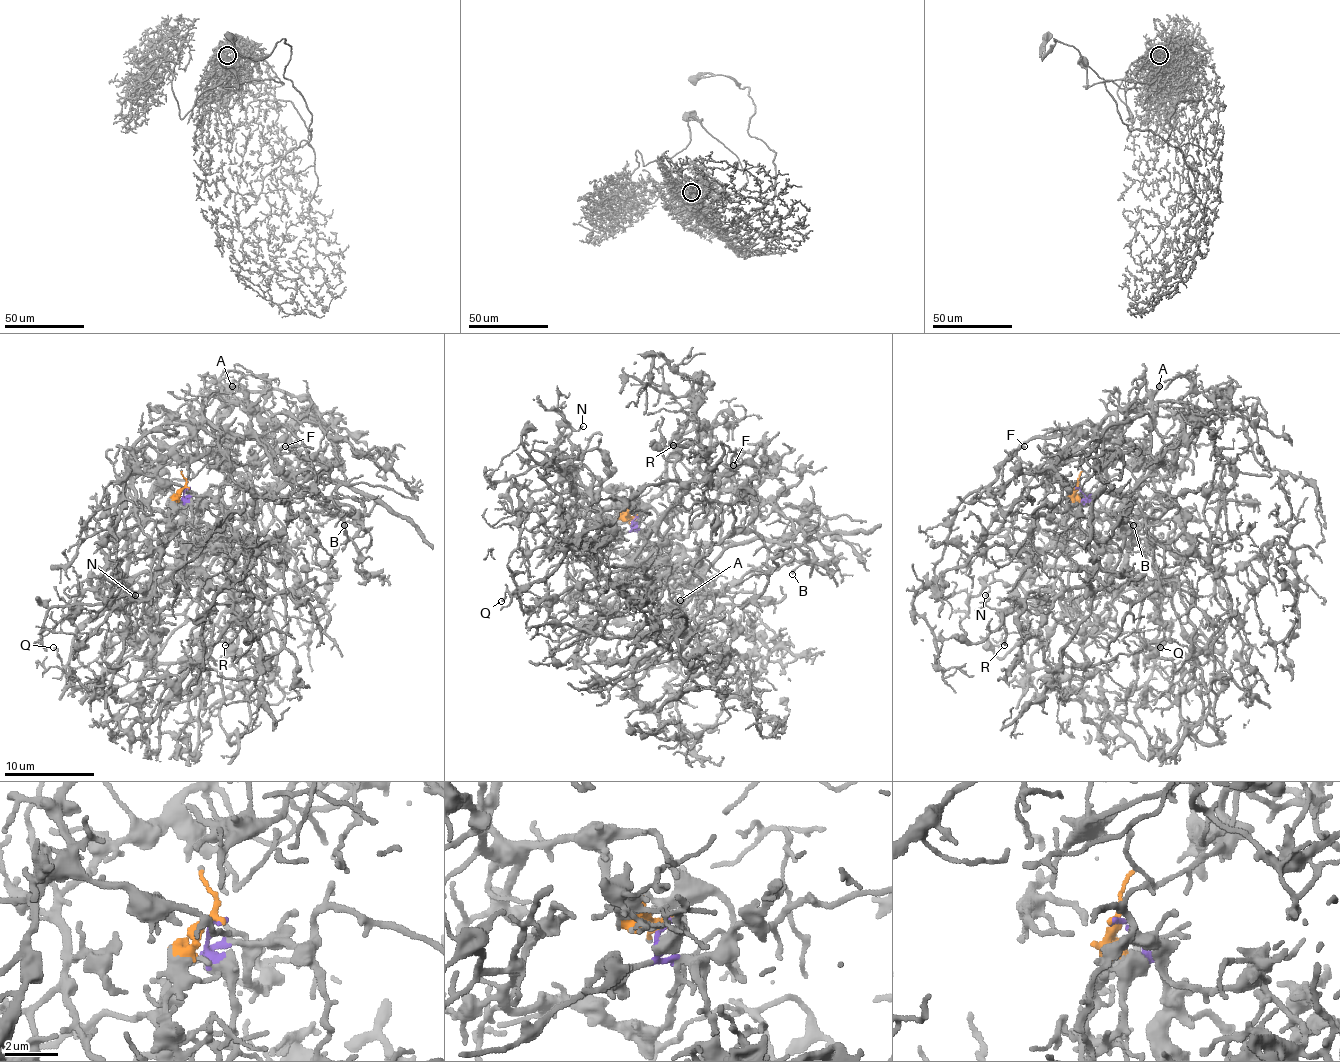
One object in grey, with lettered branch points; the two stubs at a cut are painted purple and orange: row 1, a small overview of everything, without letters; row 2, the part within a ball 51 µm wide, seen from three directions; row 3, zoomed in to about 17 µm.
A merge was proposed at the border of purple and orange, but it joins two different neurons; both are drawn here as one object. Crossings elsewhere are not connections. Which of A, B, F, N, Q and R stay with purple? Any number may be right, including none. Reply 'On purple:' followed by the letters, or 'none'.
On purple: A, B, F, Q, R

